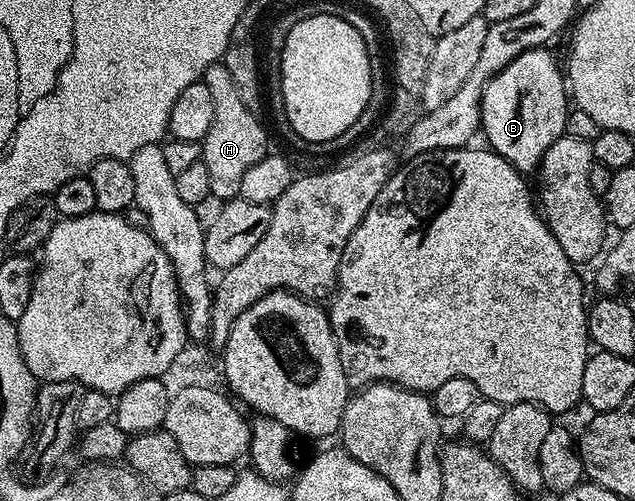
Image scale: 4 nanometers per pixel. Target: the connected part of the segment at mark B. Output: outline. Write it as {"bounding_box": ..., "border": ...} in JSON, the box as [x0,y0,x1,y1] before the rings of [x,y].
{"bounding_box":[481,47,568,174],"border":[[[538,47],[530,52],[523,52],[514,61],[509,62],[488,81],[483,90],[481,105],[481,135],[486,135],[485,143],[493,152],[500,154],[523,174],[530,174],[544,158],[548,146],[556,142],[556,138],[564,135],[566,130],[566,113],[568,111],[568,84],[564,72],[558,69],[558,60],[550,53],[549,47]]]}

